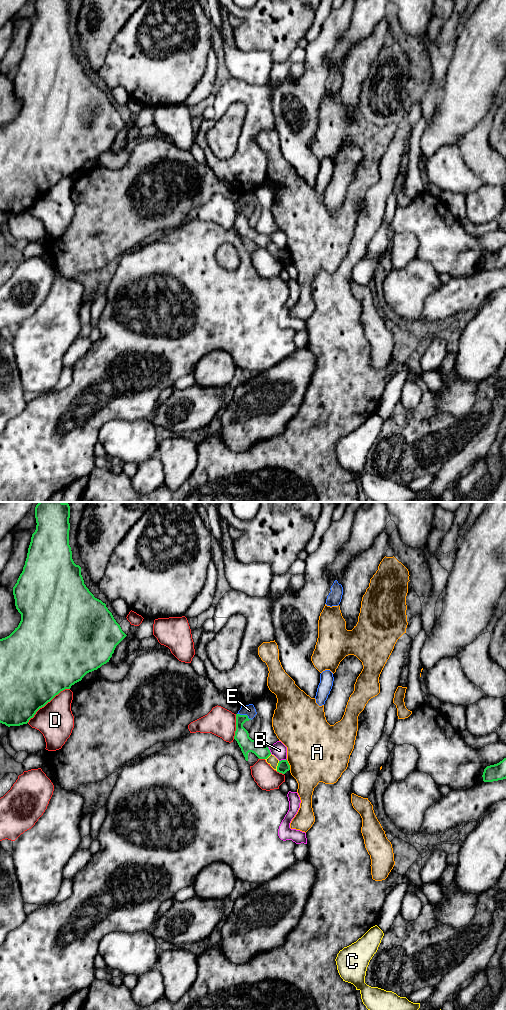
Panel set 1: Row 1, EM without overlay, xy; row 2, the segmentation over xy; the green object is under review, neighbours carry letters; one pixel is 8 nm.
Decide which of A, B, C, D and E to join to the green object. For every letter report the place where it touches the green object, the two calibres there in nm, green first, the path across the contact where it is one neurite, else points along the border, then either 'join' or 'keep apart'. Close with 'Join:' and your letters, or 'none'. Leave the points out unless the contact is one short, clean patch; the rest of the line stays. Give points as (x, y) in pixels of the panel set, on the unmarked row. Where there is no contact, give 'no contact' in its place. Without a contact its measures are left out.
A: contact xy (288, 252); calibres 100 and 480 nm; keep apart
B: contact xy (282, 248); calibres 100 and 120 nm; keep apart
C: contact xy (277, 254); calibres 100 and 80 nm; border xy (279, 249), (276, 258); keep apart
D: contact xy (47, 190); calibres 500 and 300 nm; keep apart
E: contact xy (244, 203); calibres 120 and 90 nm; border xy (237, 201), (244, 202), (251, 207); keep apart
Join: none

